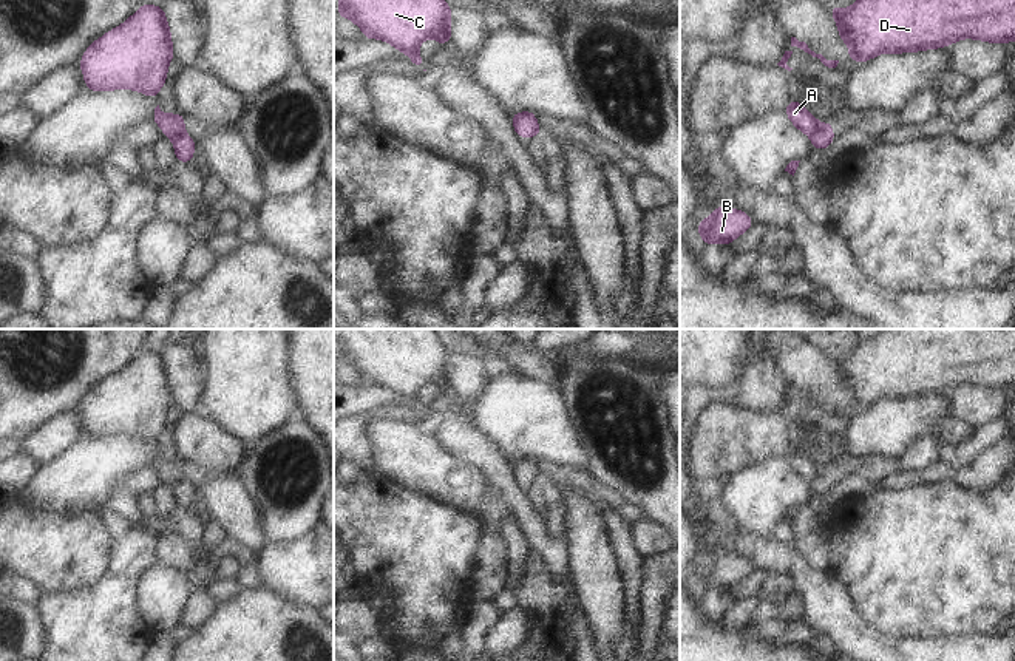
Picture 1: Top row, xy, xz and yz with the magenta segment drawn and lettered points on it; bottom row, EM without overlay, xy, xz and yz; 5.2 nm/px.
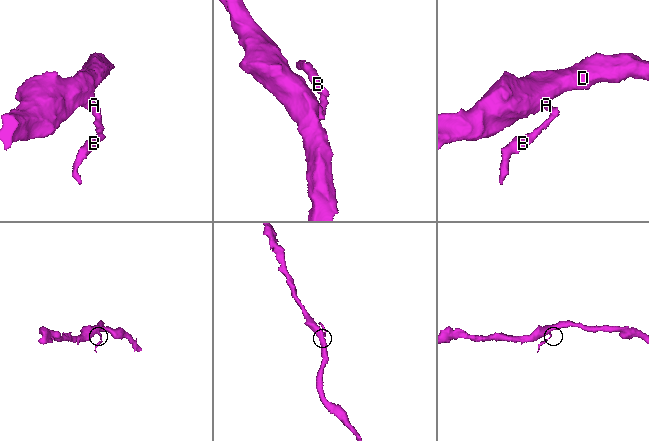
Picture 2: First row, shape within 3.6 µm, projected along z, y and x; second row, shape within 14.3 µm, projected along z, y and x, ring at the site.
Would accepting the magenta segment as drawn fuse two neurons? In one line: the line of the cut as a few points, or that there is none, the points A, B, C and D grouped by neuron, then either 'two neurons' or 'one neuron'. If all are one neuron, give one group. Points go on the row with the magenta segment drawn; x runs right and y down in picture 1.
cut in xy along (184, 133), (175, 133), (170, 138); A C D / B; two neurons

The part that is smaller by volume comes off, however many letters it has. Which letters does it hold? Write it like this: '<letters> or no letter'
B

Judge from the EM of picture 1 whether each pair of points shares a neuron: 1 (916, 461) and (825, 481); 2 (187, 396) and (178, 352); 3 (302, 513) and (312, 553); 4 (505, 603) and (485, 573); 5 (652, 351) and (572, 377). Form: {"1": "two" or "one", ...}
{"1": "one", "2": "one", "3": "two", "4": "two", "5": "two"}

